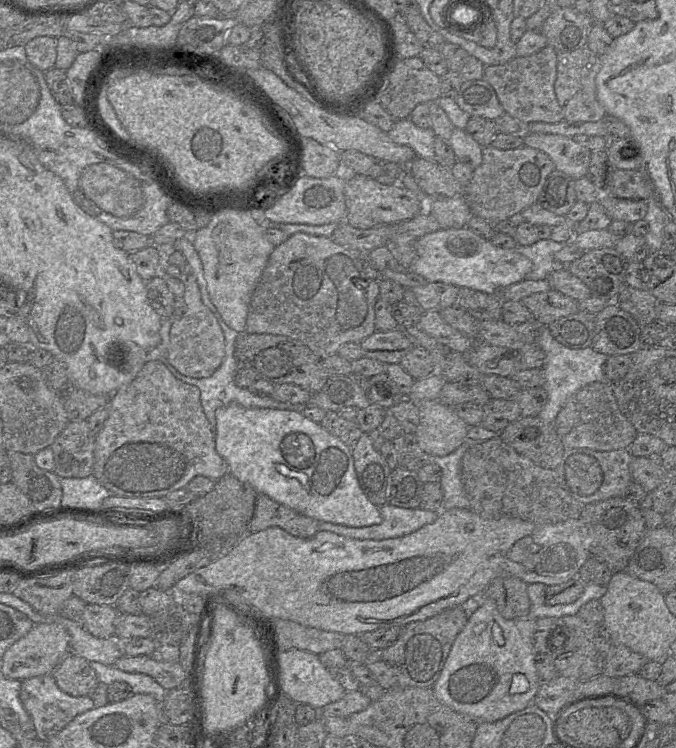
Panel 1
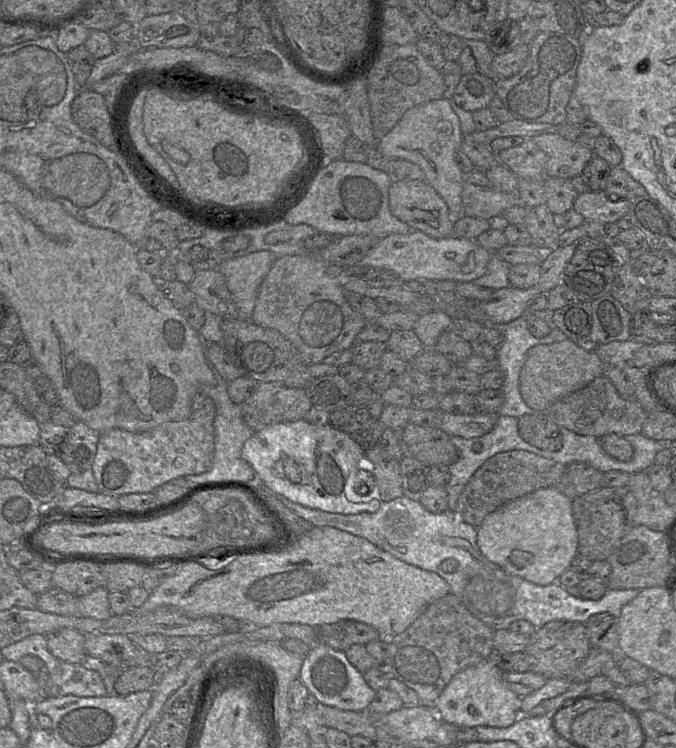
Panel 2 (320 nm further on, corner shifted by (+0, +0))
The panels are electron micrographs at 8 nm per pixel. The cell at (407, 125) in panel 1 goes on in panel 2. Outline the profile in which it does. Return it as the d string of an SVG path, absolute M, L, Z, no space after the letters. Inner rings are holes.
M441 98L407 110L392 130L377 142L377 149L388 159L405 159L417 164L425 174L425 181L447 204L455 223L463 216L464 174L455 160L463 137L460 120L453 111L450 100Z

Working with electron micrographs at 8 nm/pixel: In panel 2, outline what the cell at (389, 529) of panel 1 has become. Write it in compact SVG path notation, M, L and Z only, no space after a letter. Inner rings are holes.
M268 489L268 490L271 493L273 493L274 495L276 495L278 497L278 500L281 501L281 503L285 507L290 509L293 513L295 513L296 515L298 515L302 519L304 519L304 520L308 521L309 523L311 523L314 527L333 527L333 528L337 528L339 530L351 533L351 534L353 534L355 536L359 536L359 537L365 538L369 542L373 543L374 545L376 545L380 549L382 549L382 550L384 550L386 552L389 552L390 554L392 554L394 557L398 558L401 561L404 561L404 562L406 562L406 563L408 563L410 565L416 566L416 567L418 567L418 568L420 568L422 570L426 570L426 571L431 571L431 572L437 573L441 578L443 578L449 584L449 586L450 586L450 593L454 594L461 601L461 603L468 609L468 611L472 615L474 615L476 618L478 618L479 620L484 622L486 625L488 625L489 627L494 629L494 631L495 630L499 630L499 629L508 629L509 625L512 622L516 621L516 620L527 620L527 621L529 621L535 627L535 629L538 629L538 628L544 626L546 623L548 623L550 621L554 621L554 620L573 621L573 622L586 623L587 620L591 616L593 616L595 614L598 614L598 613L609 613L613 617L618 618L620 613L621 613L621 610L622 610L623 606L626 605L627 603L629 603L630 601L632 601L639 594L639 592L641 591L641 590L635 590L635 589L613 589L613 588L608 588L606 593L600 599L598 599L598 600L590 600L590 599L584 599L584 598L581 598L580 596L574 596L574 595L570 594L567 591L567 589L565 587L563 587L557 581L554 582L554 583L551 583L549 585L537 585L537 584L531 583L531 582L529 582L529 581L519 577L519 576L509 574L508 572L503 570L498 565L490 562L481 553L481 551L480 551L480 549L479 549L479 547L477 545L477 527L471 526L470 524L465 522L463 519L461 519L456 511L447 510L447 511L442 512L442 513L432 513L432 512L428 511L427 509L425 509L419 501L414 501L414 500L412 500L412 499L410 499L410 498L404 496L404 495L401 496L401 497L398 497L396 499L393 499L391 501L388 501L388 502L382 502L381 506L379 507L379 509L375 513L363 512L363 513L359 513L359 514L343 515L343 514L329 513L329 512L324 512L324 511L317 510L317 509L312 509L312 508L304 507L304 506L302 506L300 504L294 503L294 502L288 500L287 498L283 497L282 495L279 495L279 494L275 493L271 489ZM450 558L455 559L457 561L457 563L458 563L458 566L457 566L457 569L454 572L447 573L447 572L444 572L441 569L441 565L442 565L444 560L450 559Z

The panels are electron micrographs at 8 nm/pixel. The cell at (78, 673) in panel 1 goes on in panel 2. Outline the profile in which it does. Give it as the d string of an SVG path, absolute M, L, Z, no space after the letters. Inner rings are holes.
M62 628L46 635L47 647L56 658L72 663L87 662L86 635L72 628Z

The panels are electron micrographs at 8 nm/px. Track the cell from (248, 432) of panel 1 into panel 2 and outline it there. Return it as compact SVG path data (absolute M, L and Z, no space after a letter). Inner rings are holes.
M305 419L281 422L256 431L241 450L242 459L257 474L259 482L288 500L304 507L335 514L375 513L381 506L373 464L346 433L330 425L315 425Z

